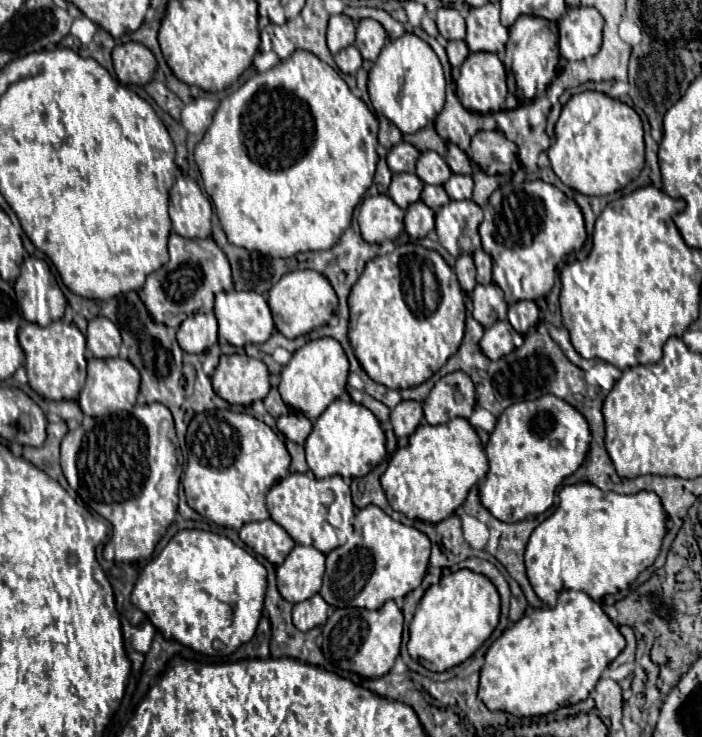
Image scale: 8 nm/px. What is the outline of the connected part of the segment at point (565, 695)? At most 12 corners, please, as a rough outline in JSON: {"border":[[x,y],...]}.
{"border":[[562,590],[488,648],[478,698],[520,718],[586,700],[624,636]]}

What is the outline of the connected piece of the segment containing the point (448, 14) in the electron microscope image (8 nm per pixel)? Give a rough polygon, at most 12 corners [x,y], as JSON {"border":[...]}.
{"border":[[440,8],[436,26],[446,40],[466,38],[466,22],[454,8]]}

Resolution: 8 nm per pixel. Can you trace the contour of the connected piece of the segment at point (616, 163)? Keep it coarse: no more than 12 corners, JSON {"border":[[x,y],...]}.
{"border":[[572,96],[548,150],[570,188],[604,196],[645,164],[640,116]]}

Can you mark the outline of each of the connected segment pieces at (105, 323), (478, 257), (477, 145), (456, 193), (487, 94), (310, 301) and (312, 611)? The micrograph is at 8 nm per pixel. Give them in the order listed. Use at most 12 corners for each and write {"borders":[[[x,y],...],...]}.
{"borders":[[[108,318],[88,324],[86,344],[96,358],[118,356],[122,338]],[[482,248],[472,256],[478,284],[492,282],[492,258]],[[478,132],[467,152],[486,174],[510,174],[518,146]],[[452,174],[444,184],[450,200],[472,198],[472,178]],[[470,54],[456,96],[470,112],[498,112],[506,70],[496,54]],[[294,270],[268,292],[286,338],[330,320],[338,298],[316,270]],[[320,594],[294,604],[300,632],[322,626],[330,606]]]}

